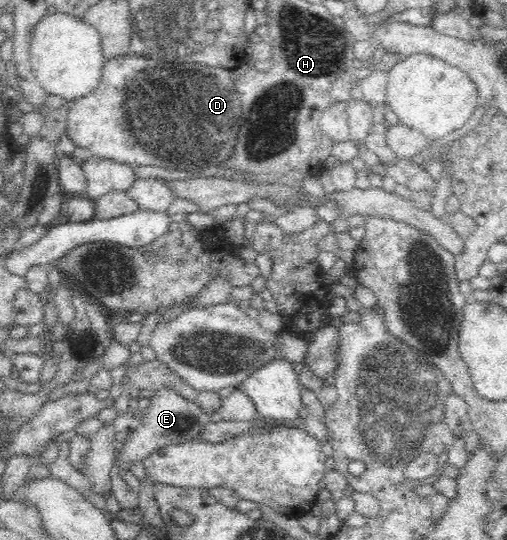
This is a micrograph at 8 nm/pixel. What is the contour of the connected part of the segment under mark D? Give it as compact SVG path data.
M127 54L121 57L114 57L105 63L103 67L103 75L101 75L101 83L97 89L93 89L93 93L87 93L79 99L71 102L68 111L68 122L66 134L71 138L73 144L86 150L91 156L109 159L121 164L129 164L131 166L151 165L151 167L160 167L172 173L172 175L199 175L204 169L227 162L233 154L236 145L237 133L240 128L240 119L242 116L242 101L236 90L236 86L231 80L231 72L220 66L199 65L199 63L181 63L181 65L173 65L173 63L163 63L163 61L153 61L137 54Z

